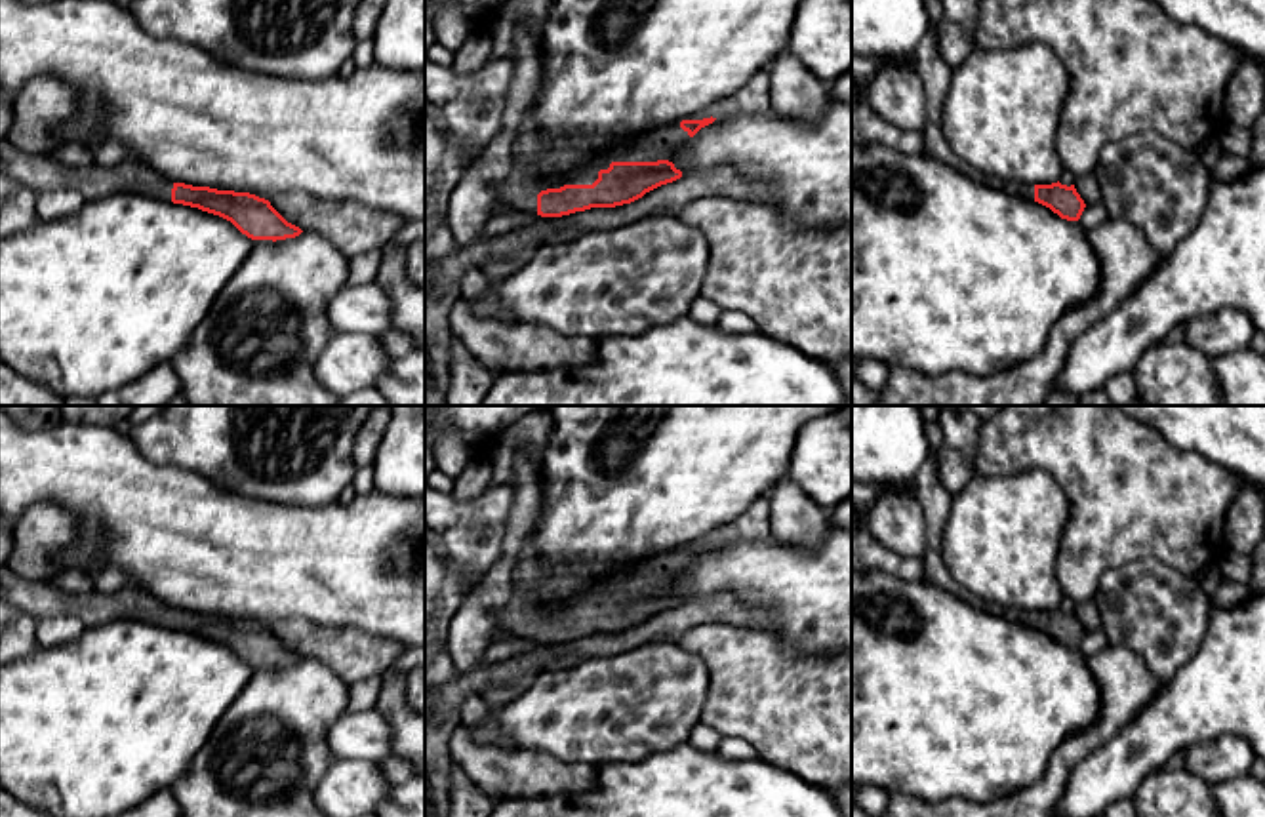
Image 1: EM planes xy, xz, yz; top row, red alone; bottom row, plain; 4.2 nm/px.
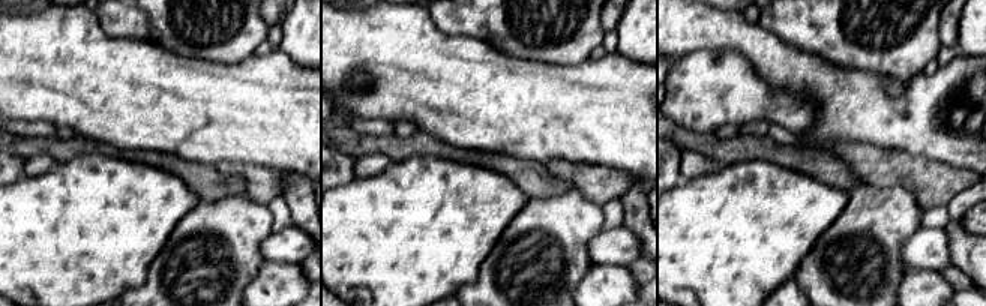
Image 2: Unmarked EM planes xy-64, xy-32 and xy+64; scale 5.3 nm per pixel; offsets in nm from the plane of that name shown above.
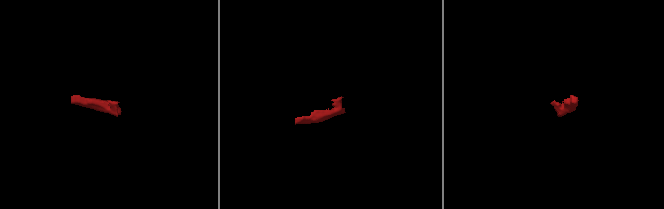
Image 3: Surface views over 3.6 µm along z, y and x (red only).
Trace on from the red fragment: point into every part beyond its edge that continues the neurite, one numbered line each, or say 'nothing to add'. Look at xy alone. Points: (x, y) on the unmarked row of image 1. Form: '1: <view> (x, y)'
1: xy (40, 600)

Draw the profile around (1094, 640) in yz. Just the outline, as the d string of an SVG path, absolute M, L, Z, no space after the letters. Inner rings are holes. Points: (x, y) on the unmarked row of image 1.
M1095 628L1095 630L1086 630L1078 649L1082 651L1084 657L1092 657L1107 646L1109 646L1107 634L1101 628Z

